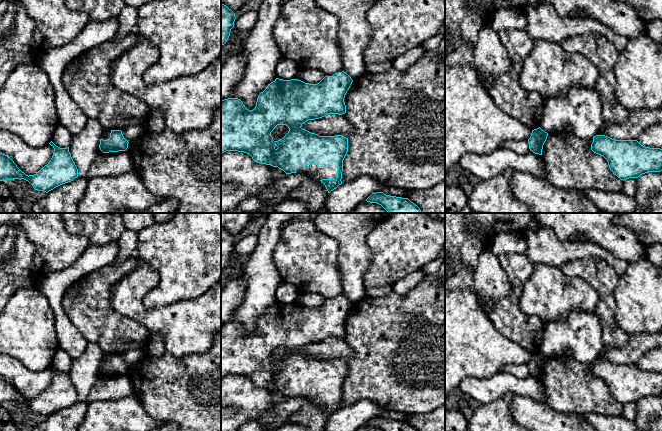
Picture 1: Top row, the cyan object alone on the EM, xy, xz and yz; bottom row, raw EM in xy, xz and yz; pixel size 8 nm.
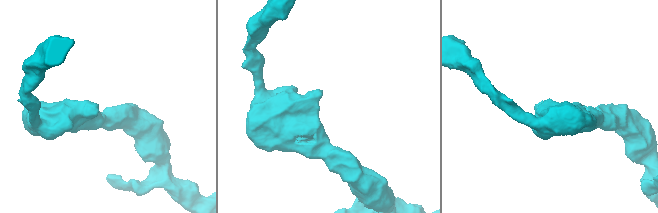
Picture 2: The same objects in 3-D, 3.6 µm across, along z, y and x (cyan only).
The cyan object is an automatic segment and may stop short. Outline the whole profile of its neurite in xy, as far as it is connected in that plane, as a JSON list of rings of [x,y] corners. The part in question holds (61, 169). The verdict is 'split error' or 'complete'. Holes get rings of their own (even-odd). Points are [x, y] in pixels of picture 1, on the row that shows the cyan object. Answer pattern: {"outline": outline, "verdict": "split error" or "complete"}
{"outline": [[[52,141],[49,144],[54,148],[51,160],[36,174],[29,176],[22,172],[10,157],[0,153],[0,181],[24,179],[35,190],[48,193],[77,178],[78,169],[71,157],[69,147],[60,148]]], "verdict": "complete"}

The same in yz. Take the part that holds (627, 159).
{"outline": [[[596,135],[591,150],[603,156],[613,174],[623,181],[662,171],[662,149],[645,147],[637,140],[615,140]]], "verdict": "complete"}

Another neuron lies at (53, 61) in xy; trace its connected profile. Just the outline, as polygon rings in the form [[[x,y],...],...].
[[[117,17],[90,20],[73,41],[64,46],[43,49],[38,57],[36,63],[47,73],[54,88],[58,122],[73,136],[84,129],[88,118],[66,91],[62,82],[63,72],[70,62],[84,52],[113,40],[119,25]]]

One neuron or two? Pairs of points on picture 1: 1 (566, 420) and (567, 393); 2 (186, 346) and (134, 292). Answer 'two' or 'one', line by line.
1: two
2: one

